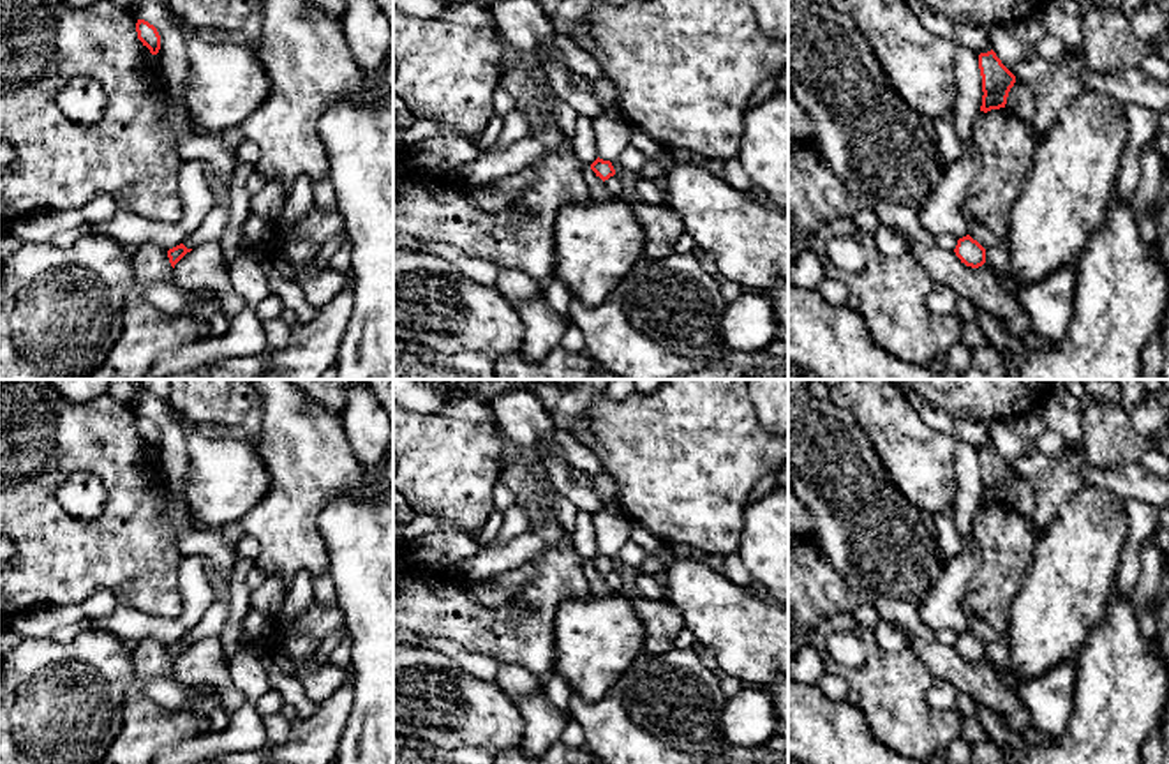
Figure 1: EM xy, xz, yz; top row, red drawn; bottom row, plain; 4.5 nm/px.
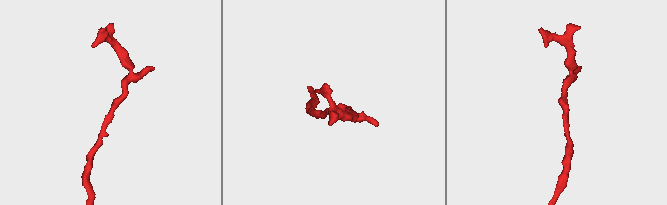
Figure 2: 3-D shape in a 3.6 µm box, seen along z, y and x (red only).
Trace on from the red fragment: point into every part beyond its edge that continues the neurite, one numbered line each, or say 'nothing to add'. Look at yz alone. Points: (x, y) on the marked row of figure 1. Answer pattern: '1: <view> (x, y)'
nothing to add

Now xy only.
nothing to add

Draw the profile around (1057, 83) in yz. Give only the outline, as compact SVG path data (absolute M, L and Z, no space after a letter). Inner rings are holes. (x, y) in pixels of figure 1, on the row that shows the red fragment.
M1065 46L1058 60L1024 56L1012 71L1035 92L1035 116L1031 120L1037 141L1054 125L1058 115L1084 90L1081 72L1086 69L1084 49Z

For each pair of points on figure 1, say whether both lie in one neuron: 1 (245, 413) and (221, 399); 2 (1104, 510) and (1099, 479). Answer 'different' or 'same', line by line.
1: same
2: different

